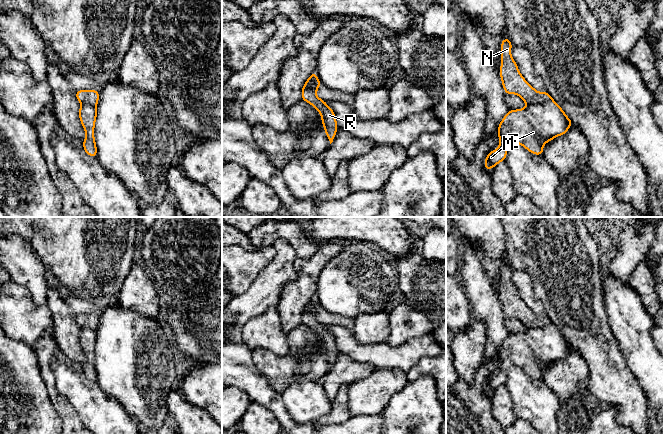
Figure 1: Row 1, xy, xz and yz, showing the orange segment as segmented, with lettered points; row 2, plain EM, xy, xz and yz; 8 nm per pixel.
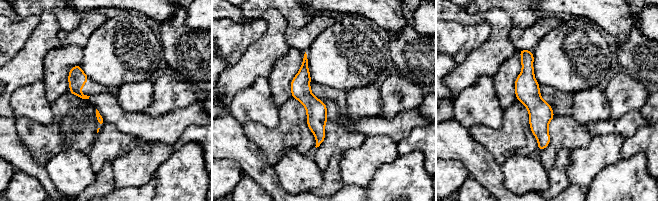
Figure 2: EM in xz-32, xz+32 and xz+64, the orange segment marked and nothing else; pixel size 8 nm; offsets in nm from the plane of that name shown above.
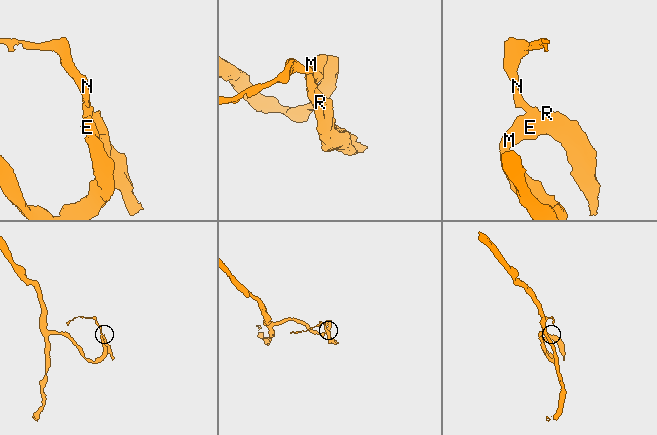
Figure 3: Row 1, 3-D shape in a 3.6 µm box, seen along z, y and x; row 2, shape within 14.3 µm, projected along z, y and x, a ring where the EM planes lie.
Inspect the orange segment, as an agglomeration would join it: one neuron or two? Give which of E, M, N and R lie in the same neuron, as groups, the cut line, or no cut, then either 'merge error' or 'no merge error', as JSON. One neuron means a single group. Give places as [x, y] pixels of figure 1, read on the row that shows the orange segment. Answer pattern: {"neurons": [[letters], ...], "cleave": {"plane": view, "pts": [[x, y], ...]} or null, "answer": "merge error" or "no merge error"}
{"neurons": [["E", "M", "R"], ["N"]], "cleave": {"plane": "yz", "pts": [[551, 98], [542, 103], [527, 105]]}, "answer": "merge error"}

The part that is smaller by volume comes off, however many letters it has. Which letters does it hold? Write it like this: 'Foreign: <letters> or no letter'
Foreign: N

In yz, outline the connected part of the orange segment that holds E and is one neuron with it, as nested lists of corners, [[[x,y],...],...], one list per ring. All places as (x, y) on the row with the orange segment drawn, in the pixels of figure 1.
[[[553,100],[509,110],[498,126],[500,144],[485,158],[485,170],[506,160],[508,147],[518,143],[530,153],[543,155],[543,146],[557,136],[564,135],[573,122]]]

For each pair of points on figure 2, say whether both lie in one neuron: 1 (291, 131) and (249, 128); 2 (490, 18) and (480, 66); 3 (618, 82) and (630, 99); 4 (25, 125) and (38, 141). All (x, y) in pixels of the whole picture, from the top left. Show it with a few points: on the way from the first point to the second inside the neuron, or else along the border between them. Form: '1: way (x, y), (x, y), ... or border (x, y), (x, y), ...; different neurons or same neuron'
1: way (281, 134), (259, 134); same neuron
2: way (496, 30), (496, 49), (491, 54); same neuron
3: way (621, 86), (622, 91), (626, 95); same neuron
4: way (27, 129), (34, 137); same neuron

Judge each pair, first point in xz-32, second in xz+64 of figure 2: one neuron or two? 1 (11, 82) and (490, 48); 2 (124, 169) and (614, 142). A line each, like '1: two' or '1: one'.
1: one
2: one

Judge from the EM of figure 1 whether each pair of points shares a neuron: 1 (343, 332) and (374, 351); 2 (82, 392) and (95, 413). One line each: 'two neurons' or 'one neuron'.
1: one neuron
2: one neuron

